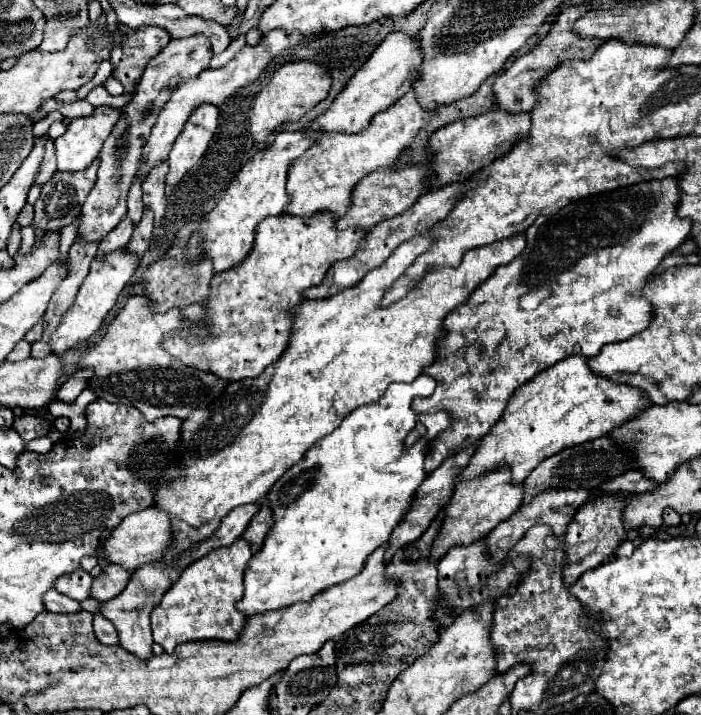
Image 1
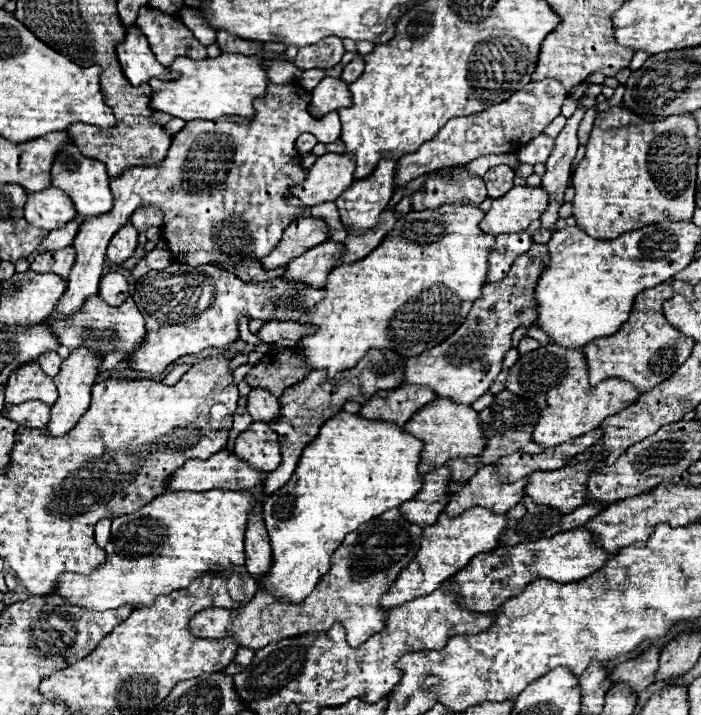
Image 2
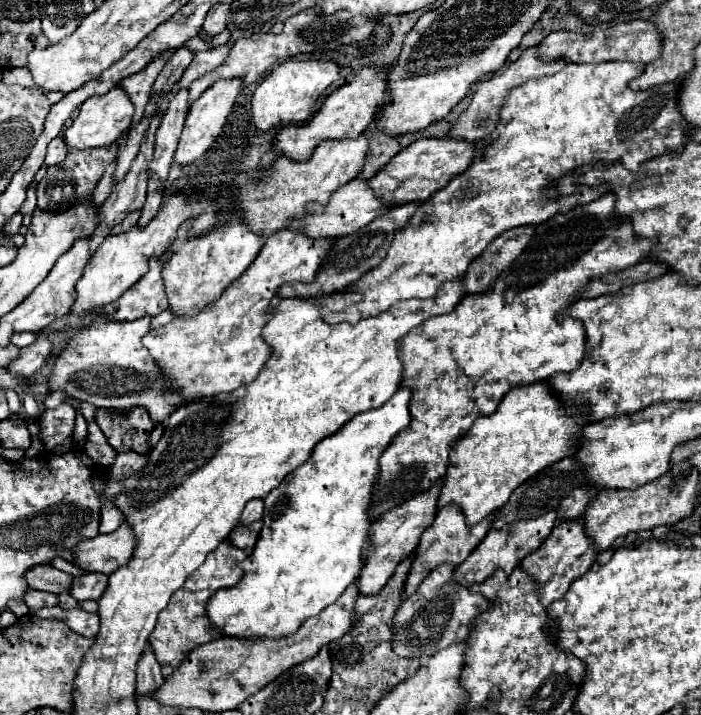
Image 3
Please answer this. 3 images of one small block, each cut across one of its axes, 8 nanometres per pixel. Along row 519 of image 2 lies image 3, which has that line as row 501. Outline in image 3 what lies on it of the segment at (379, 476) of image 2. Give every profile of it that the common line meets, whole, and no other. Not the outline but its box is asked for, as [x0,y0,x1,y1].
[208,388,410,638]

